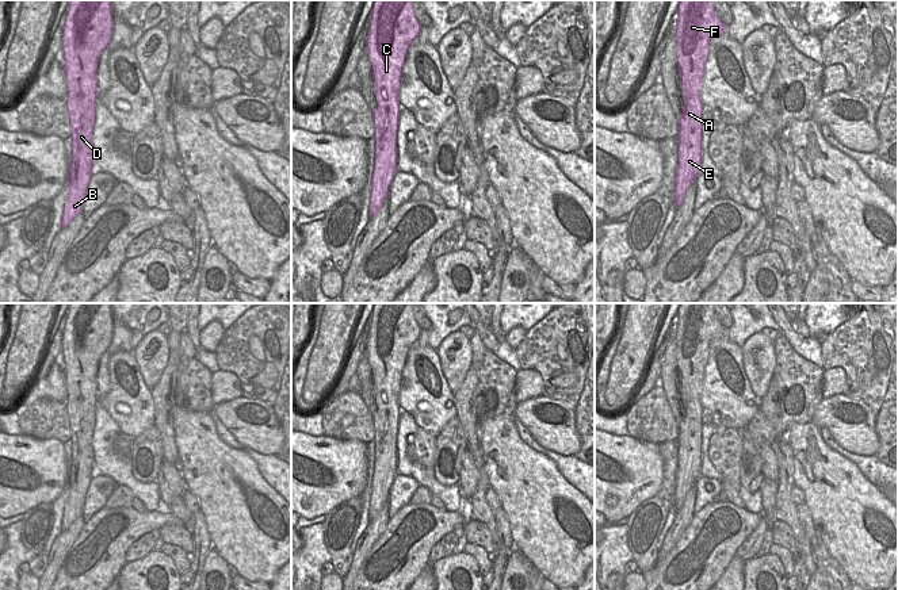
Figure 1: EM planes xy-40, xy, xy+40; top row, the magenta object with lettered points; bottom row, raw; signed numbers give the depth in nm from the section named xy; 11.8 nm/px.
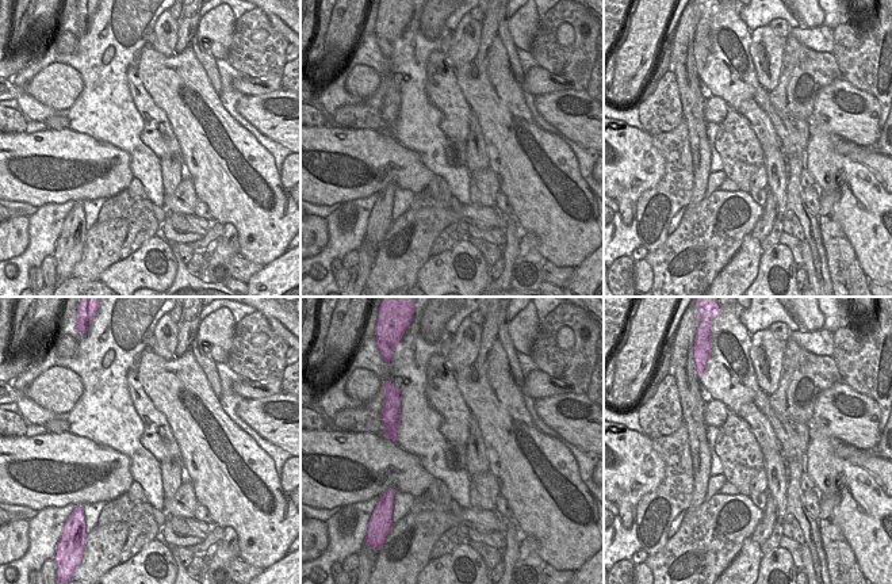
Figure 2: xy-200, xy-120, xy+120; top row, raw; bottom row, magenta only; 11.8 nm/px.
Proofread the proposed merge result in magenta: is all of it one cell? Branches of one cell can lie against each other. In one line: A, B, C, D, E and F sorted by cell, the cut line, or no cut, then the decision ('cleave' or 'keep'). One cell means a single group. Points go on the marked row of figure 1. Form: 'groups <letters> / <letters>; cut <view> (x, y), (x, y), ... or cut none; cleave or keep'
groups A B C D E F; cut none; keep

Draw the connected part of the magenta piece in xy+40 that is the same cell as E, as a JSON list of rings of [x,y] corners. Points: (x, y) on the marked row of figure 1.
[[[680,0],[676,14],[676,58],[684,101],[677,133],[679,162],[675,188],[677,208],[685,191],[700,173],[703,123],[700,88],[710,39],[727,31],[727,27],[718,18],[714,0]]]

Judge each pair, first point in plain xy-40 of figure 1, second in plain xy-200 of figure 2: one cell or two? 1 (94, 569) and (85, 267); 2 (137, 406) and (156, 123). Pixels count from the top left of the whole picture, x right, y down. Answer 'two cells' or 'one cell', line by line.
1: one cell
2: one cell

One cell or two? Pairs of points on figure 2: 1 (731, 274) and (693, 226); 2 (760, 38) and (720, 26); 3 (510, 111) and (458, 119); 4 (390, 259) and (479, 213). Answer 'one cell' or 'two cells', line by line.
1: two cells
2: two cells
3: two cells
4: one cell

